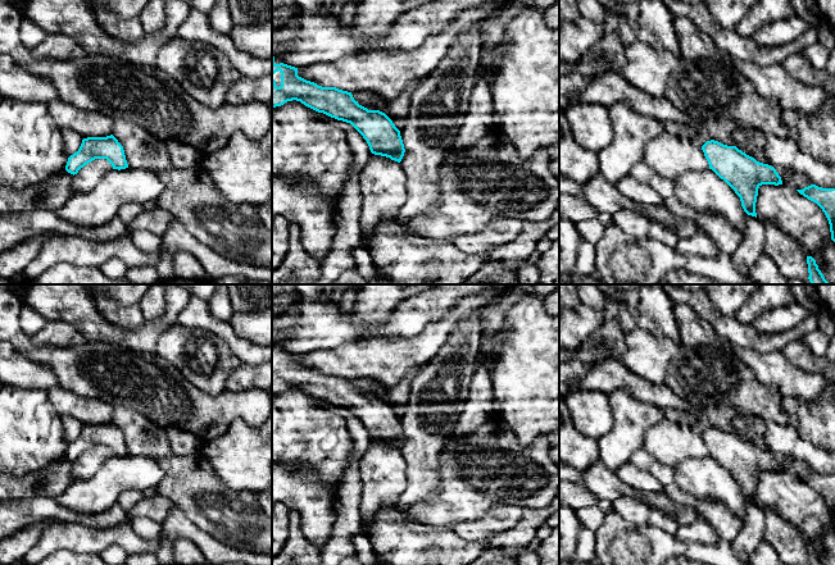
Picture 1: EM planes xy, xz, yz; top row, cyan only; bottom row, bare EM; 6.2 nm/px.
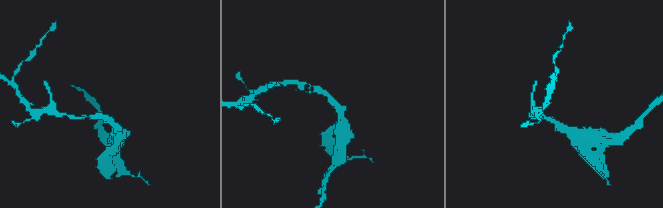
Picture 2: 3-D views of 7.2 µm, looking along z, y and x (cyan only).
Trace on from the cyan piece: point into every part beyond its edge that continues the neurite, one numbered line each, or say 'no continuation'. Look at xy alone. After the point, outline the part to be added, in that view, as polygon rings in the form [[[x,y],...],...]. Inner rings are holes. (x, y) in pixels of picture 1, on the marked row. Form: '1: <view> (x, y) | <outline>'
no continuation

